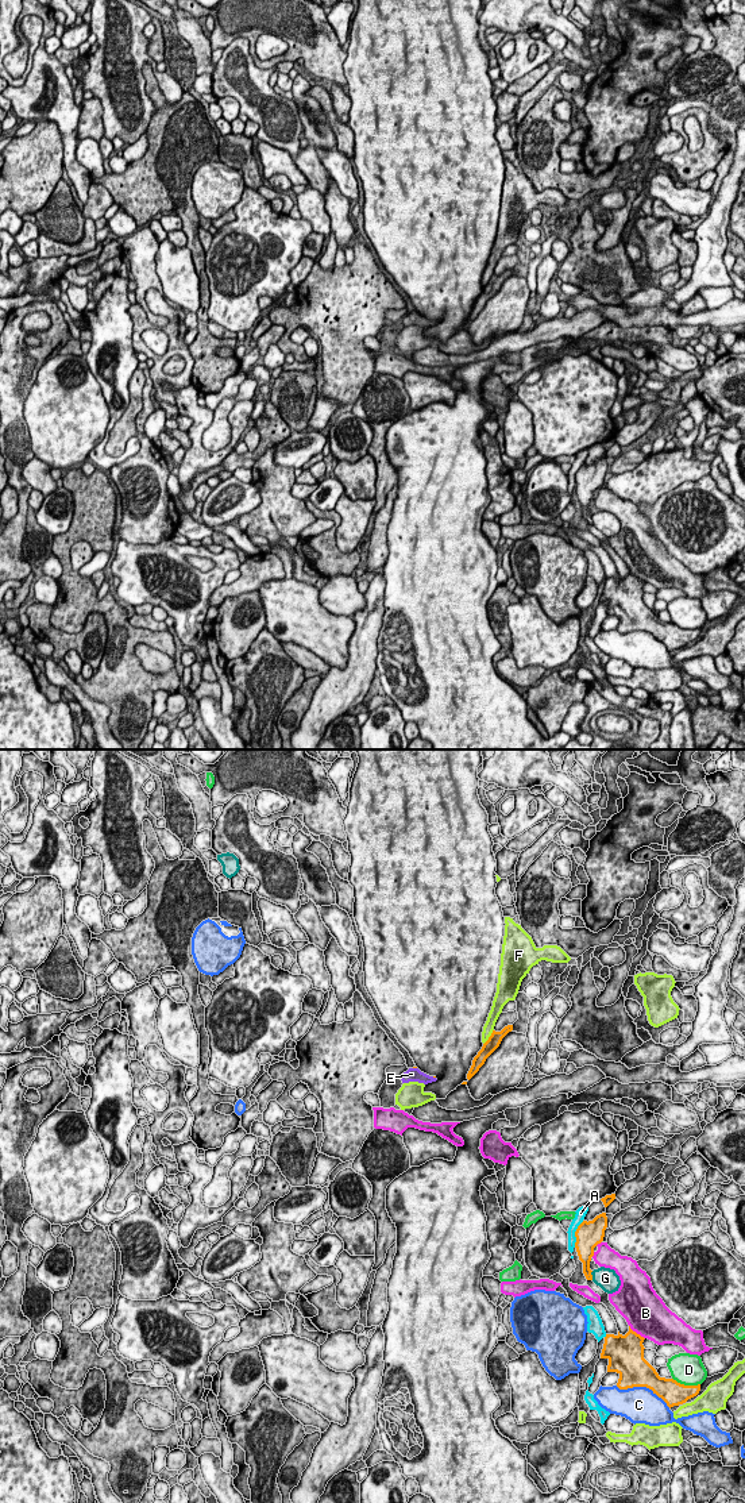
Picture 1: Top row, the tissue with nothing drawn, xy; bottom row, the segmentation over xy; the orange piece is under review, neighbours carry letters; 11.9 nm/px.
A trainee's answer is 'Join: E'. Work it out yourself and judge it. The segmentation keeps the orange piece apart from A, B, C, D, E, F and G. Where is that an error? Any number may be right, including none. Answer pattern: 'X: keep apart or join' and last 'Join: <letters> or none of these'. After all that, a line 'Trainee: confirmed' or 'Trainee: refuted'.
A: keep apart
B: keep apart
C: keep apart
D: keep apart
E: join
F: keep apart
G: keep apart
Join: E
Trainee: confirmed

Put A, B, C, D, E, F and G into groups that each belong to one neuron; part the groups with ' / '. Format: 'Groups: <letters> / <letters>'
Groups: A / B / C / D / E / F / G

